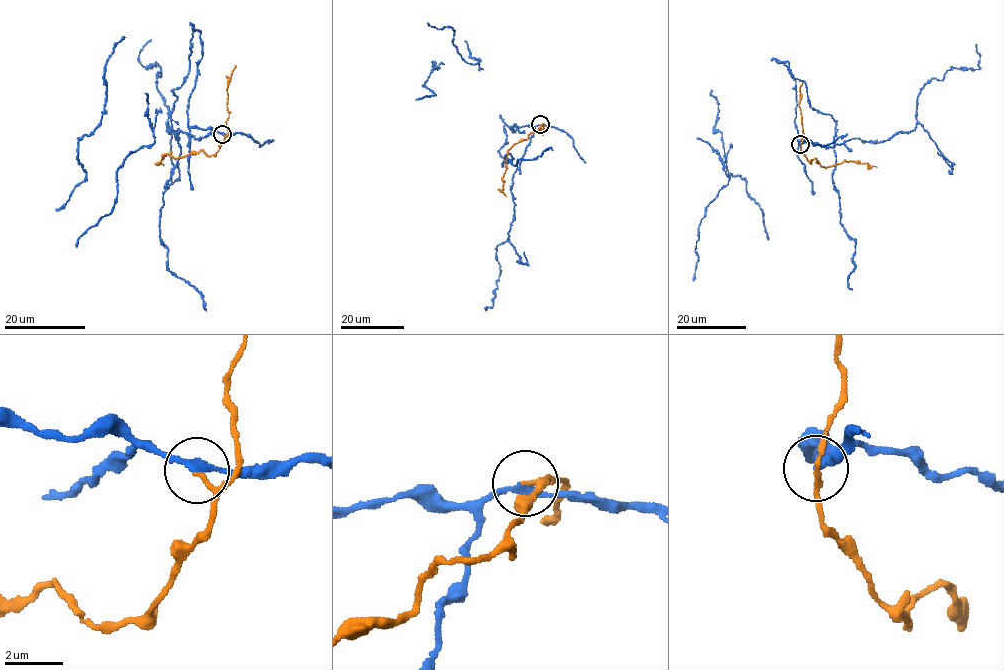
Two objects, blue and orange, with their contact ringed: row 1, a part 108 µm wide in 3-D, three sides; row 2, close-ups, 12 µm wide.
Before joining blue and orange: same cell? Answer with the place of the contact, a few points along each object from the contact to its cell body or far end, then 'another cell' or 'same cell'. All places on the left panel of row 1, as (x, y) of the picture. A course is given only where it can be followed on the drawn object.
at (222, 134); blue runs (222, 134), (187, 122), (195, 30), (173, 93), (180, 158), (160, 239), (206, 311); orange runs (222, 134), (225, 140), (215, 154), (201, 150), (175, 158), (164, 155), (160, 162), (163, 165); another cell

